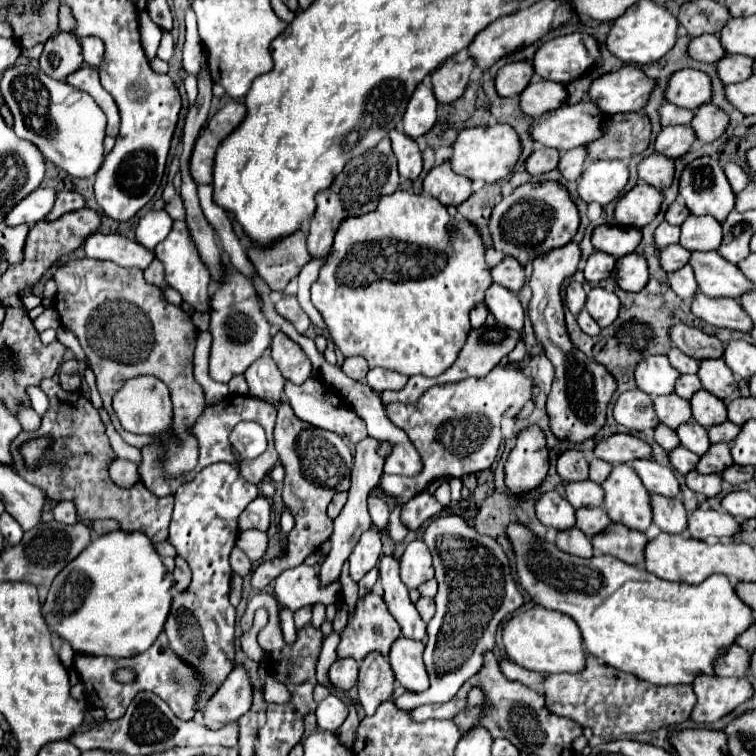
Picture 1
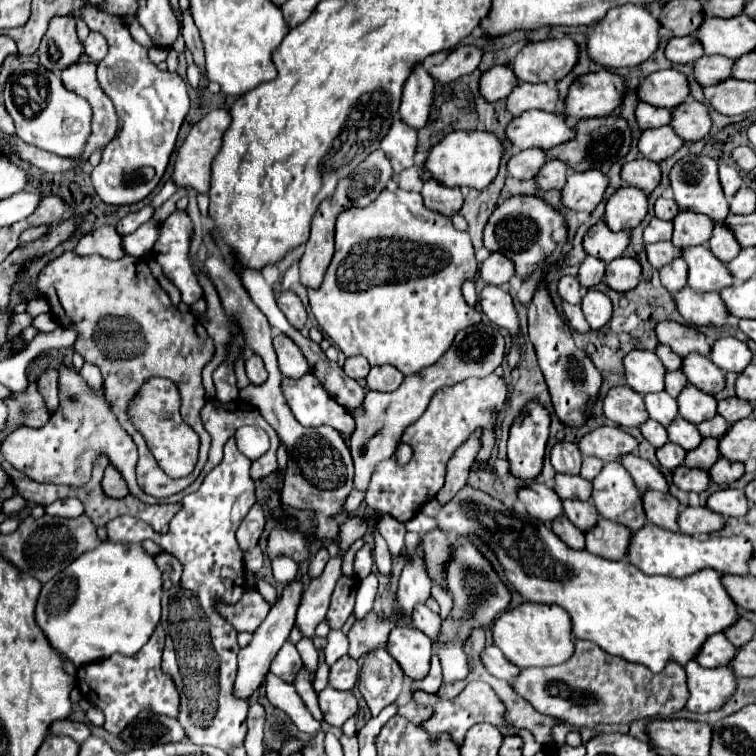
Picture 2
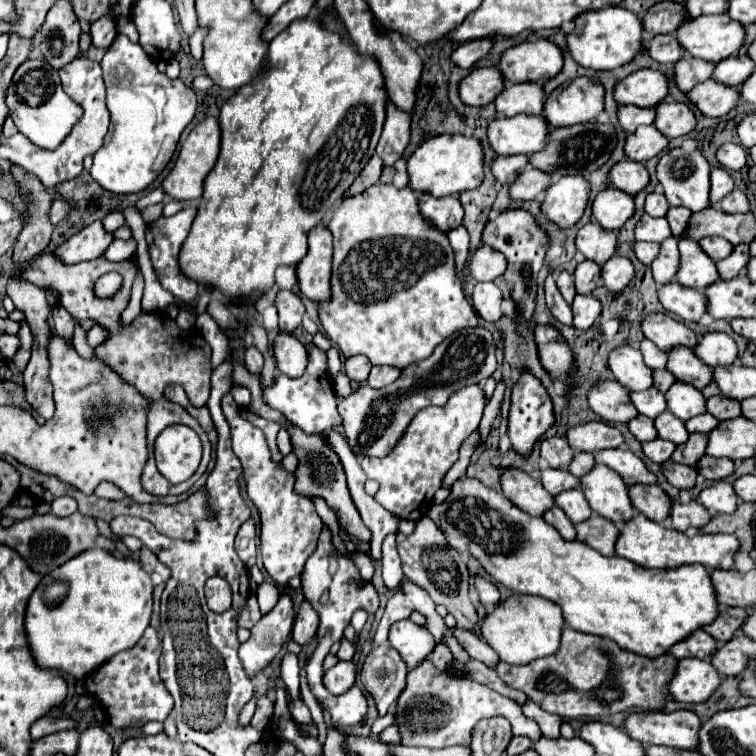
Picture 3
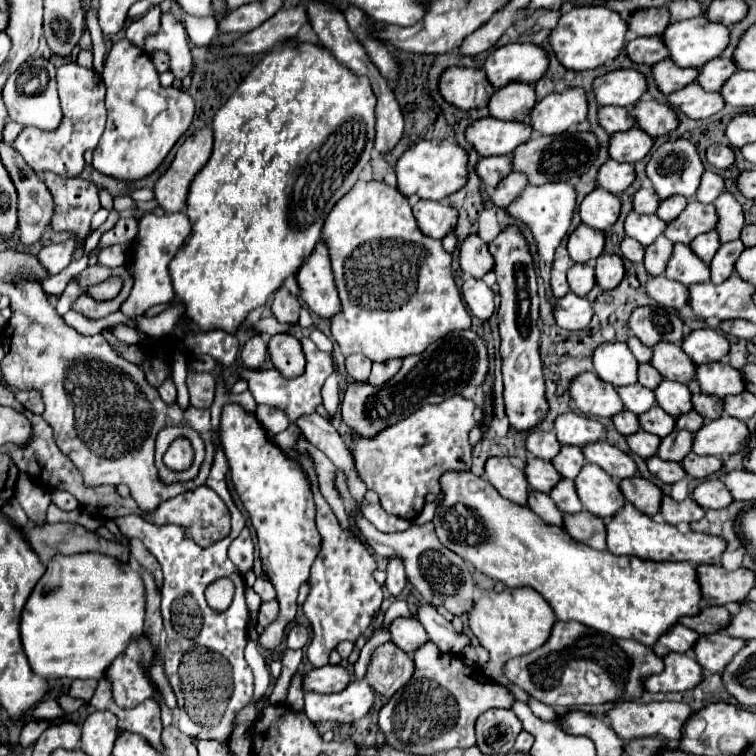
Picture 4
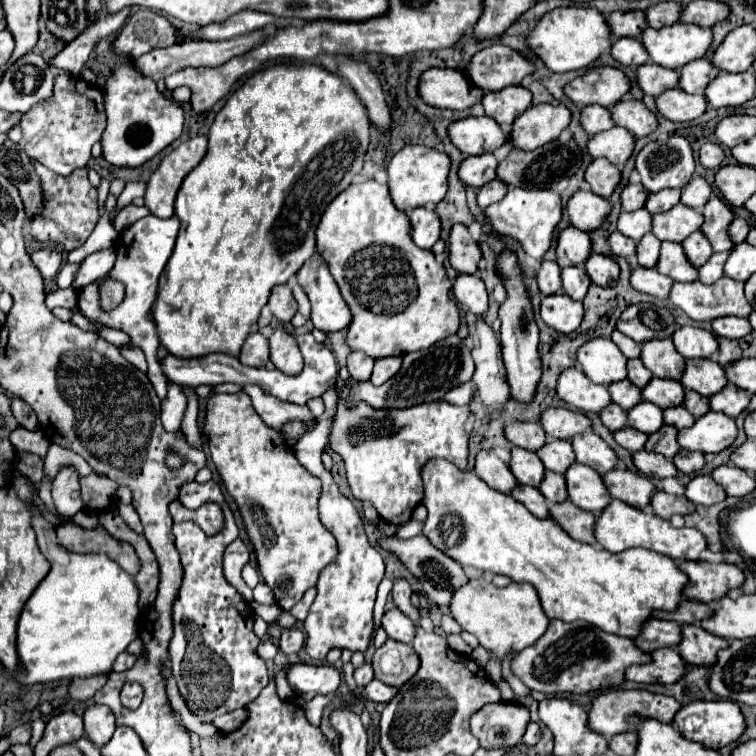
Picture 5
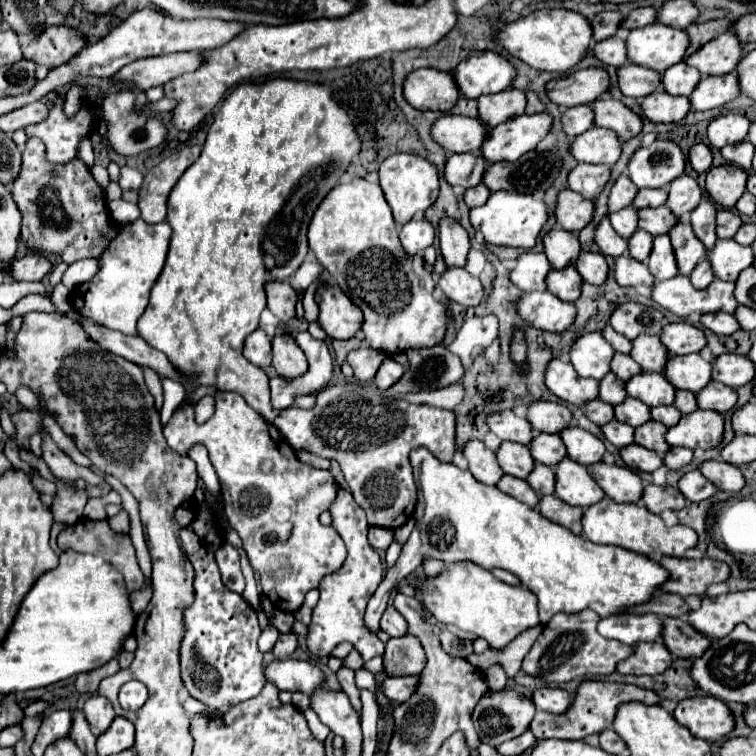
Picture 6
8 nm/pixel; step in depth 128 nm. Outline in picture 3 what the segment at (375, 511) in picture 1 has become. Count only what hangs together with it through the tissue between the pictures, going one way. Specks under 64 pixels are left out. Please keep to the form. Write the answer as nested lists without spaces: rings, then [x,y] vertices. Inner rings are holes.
[[[390,534],[384,538],[384,544],[382,544],[382,576],[384,576],[384,584],[390,590],[398,588],[398,584],[404,578],[402,562],[400,562],[400,556],[396,552],[396,534]]]

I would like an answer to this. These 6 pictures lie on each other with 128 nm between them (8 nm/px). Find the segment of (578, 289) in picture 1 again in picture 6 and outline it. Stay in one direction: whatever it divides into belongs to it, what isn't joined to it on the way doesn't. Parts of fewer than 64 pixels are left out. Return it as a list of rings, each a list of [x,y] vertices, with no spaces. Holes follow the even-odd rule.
[[[524,252],[518,258],[516,268],[510,272],[512,282],[524,290],[524,292],[544,292],[546,290],[546,276],[552,270],[552,264],[548,262],[546,254],[536,252]]]

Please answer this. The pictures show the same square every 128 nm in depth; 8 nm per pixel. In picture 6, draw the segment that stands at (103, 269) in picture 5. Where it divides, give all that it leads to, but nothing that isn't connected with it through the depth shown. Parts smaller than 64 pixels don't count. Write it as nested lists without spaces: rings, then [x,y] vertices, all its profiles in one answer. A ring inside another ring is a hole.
[[[88,258],[88,260],[78,260],[74,264],[68,266],[66,274],[62,276],[62,282],[66,284],[66,288],[74,288],[74,286],[80,286],[84,282],[90,282],[96,272],[100,268],[100,262],[98,258]]]

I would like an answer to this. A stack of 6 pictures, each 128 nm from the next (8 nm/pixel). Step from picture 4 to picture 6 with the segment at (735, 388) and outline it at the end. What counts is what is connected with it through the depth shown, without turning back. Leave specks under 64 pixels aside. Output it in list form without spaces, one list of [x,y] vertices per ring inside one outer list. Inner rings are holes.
[[[700,354],[672,356],[664,376],[678,390],[690,390],[696,394],[712,380],[712,364],[700,358]]]

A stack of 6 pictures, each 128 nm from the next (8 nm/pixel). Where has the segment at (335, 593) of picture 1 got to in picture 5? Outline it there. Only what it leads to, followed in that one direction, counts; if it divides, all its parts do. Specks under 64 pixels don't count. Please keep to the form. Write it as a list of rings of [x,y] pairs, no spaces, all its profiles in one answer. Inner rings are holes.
[[[246,392],[210,396],[206,432],[210,438],[212,462],[216,464],[224,486],[228,488],[230,496],[236,500],[242,512],[248,538],[256,550],[260,574],[264,582],[276,592],[276,604],[282,610],[290,610],[308,588],[316,586],[320,570],[328,566],[338,552],[334,536],[320,524],[316,512],[316,500],[320,496],[320,480],[316,480],[316,476],[300,468],[300,462],[296,460],[296,456],[292,456],[292,448],[284,442],[278,430],[272,430],[262,422]]]

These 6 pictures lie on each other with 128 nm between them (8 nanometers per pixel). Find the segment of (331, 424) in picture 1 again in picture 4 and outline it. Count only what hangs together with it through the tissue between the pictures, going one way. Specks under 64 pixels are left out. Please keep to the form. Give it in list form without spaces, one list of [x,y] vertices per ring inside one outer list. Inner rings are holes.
[[[308,336],[302,338],[302,348],[306,354],[306,372],[298,378],[292,378],[292,380],[284,378],[278,370],[238,370],[238,374],[250,382],[250,392],[252,392],[254,400],[258,404],[268,404],[268,406],[282,410],[288,416],[290,424],[296,424],[296,420],[304,414],[316,412],[316,408],[322,404],[320,390],[324,386],[324,380],[334,372],[332,356],[318,350]]]

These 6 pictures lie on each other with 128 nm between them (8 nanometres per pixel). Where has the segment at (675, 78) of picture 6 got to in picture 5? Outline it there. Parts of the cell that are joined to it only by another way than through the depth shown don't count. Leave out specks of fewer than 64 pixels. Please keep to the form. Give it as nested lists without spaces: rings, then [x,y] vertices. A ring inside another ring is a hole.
[[[700,58],[680,68],[678,88],[682,88],[688,94],[700,94],[716,76],[718,76],[718,68],[714,68],[714,64],[708,58]]]

